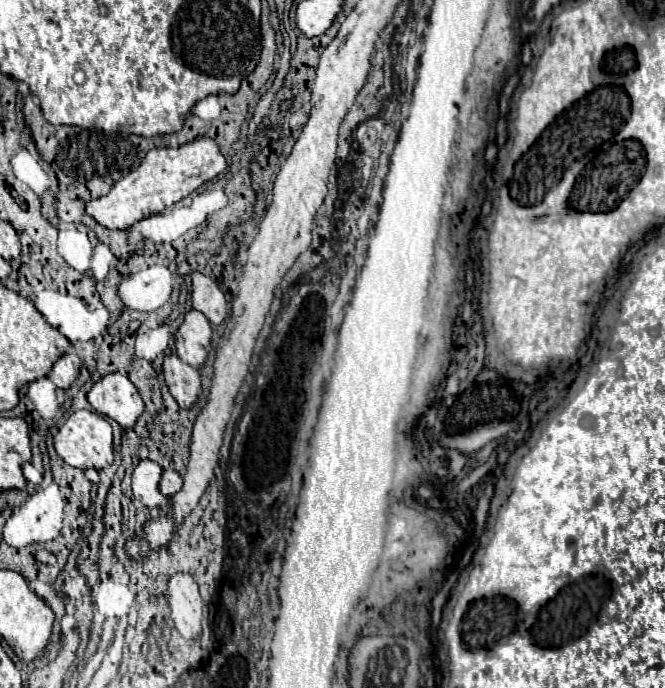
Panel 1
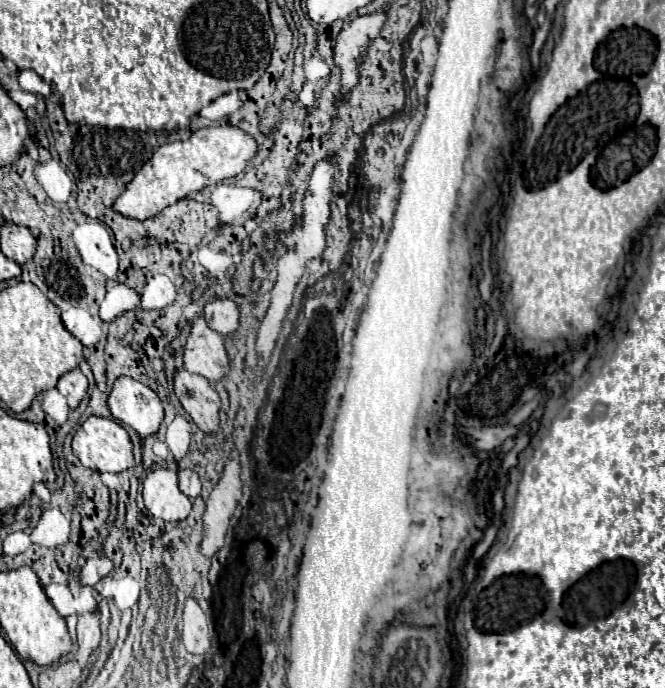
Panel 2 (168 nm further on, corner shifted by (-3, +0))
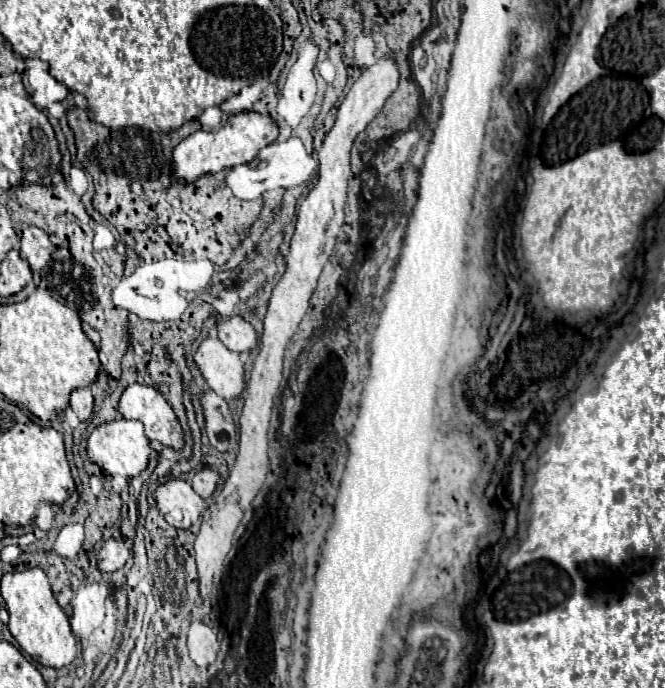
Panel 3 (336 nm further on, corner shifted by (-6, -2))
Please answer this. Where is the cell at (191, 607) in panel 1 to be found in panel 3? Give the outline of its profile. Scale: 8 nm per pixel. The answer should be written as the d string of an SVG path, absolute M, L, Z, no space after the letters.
M195 620L189 628L189 656L197 666L209 666L215 662L219 652L219 640L215 632L211 632L209 626L205 626L201 620Z

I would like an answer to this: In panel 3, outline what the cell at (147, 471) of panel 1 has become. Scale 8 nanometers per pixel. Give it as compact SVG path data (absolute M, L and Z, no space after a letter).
M171 480L155 490L159 512L175 528L191 528L205 510L205 500L185 480Z

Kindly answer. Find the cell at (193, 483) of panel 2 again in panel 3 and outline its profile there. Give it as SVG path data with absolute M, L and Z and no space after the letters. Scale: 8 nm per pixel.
M201 470L195 474L195 478L191 482L193 490L205 500L209 496L213 496L213 492L217 490L217 484L219 484L219 474L215 470Z

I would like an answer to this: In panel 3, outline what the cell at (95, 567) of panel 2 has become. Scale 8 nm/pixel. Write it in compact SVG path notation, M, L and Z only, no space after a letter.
M123 536L109 538L103 544L101 552L99 552L99 562L97 562L99 564L99 570L101 572L115 572L115 570L119 570L127 562L129 554L131 552L129 552Z

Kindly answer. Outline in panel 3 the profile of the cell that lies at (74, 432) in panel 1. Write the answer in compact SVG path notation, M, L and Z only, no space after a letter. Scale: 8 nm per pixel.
M121 418L121 420L101 424L91 432L91 436L87 440L87 454L89 454L91 462L95 462L99 468L109 472L111 476L119 474L125 478L135 478L147 468L151 446L149 446L149 438L143 432L141 422Z

